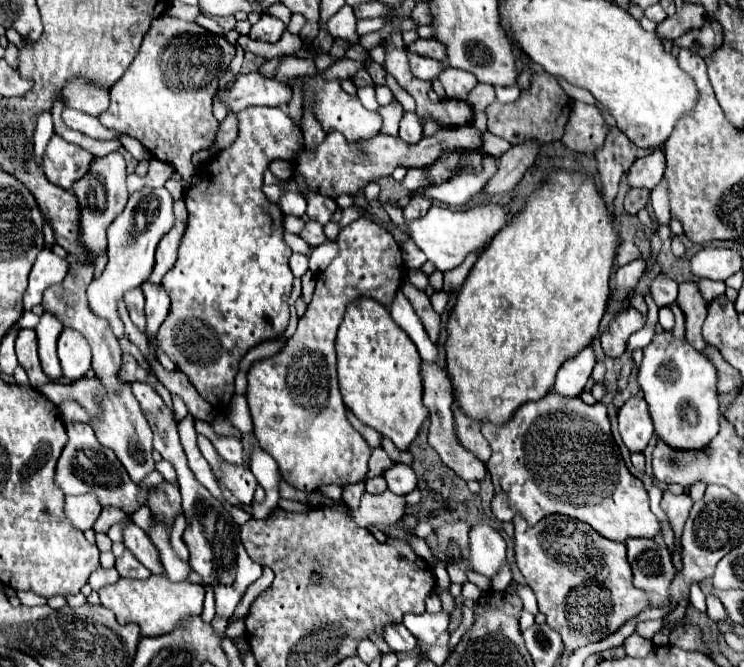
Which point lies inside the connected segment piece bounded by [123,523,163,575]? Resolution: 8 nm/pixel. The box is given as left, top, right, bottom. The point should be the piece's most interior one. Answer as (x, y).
(135, 540)

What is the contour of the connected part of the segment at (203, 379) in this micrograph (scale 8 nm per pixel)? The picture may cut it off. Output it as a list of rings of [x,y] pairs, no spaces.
[[[247,107],[243,111],[237,113],[237,121],[239,121],[239,137],[235,139],[235,143],[227,149],[223,149],[207,167],[205,171],[201,173],[201,183],[197,187],[191,187],[187,193],[185,193],[185,203],[187,203],[187,211],[189,211],[189,221],[187,221],[187,229],[185,229],[185,235],[181,239],[181,245],[179,245],[179,257],[173,265],[173,269],[163,277],[161,285],[167,289],[169,297],[171,297],[171,309],[169,309],[169,315],[167,319],[163,321],[159,333],[157,333],[157,349],[163,351],[173,363],[175,367],[187,375],[187,379],[193,383],[193,387],[197,389],[197,393],[207,401],[211,403],[213,411],[215,413],[225,413],[227,411],[227,405],[235,393],[235,375],[239,371],[239,361],[243,359],[243,355],[263,343],[263,341],[271,341],[271,339],[277,339],[279,335],[285,333],[287,325],[289,325],[289,293],[291,293],[291,285],[293,285],[293,273],[289,269],[289,257],[291,257],[291,249],[285,245],[283,241],[283,213],[281,209],[271,203],[263,193],[261,193],[261,185],[263,185],[263,173],[265,169],[269,167],[271,161],[276,159],[283,159],[287,161],[293,161],[297,157],[297,151],[303,149],[303,135],[299,131],[293,131],[293,123],[289,119],[289,115],[279,109],[279,107]]]

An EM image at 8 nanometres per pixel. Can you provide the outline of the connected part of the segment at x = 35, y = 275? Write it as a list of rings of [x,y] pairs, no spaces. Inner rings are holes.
[[[43,249],[37,255],[37,261],[29,275],[29,287],[23,297],[25,309],[29,311],[33,305],[39,305],[43,299],[43,291],[49,285],[61,283],[63,277],[67,275],[67,269],[69,269],[69,263],[65,259],[59,259],[55,253],[51,253],[51,249]]]

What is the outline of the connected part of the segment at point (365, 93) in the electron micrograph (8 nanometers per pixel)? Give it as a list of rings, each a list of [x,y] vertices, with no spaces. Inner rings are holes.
[[[365,86],[357,89],[357,96],[362,105],[371,111],[378,111],[381,107],[376,100],[374,86]]]

